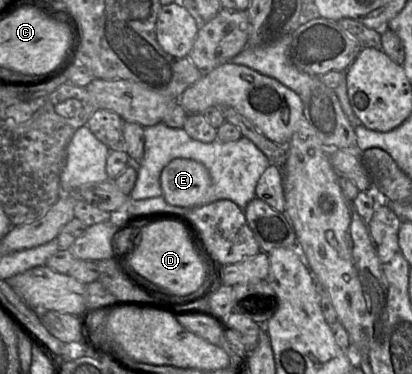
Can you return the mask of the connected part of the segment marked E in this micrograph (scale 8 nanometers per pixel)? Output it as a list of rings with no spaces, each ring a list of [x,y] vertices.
[[[176,158],[170,161],[162,170],[160,183],[162,196],[173,206],[196,208],[202,205],[202,198],[211,187],[212,181],[207,168],[192,159]]]

